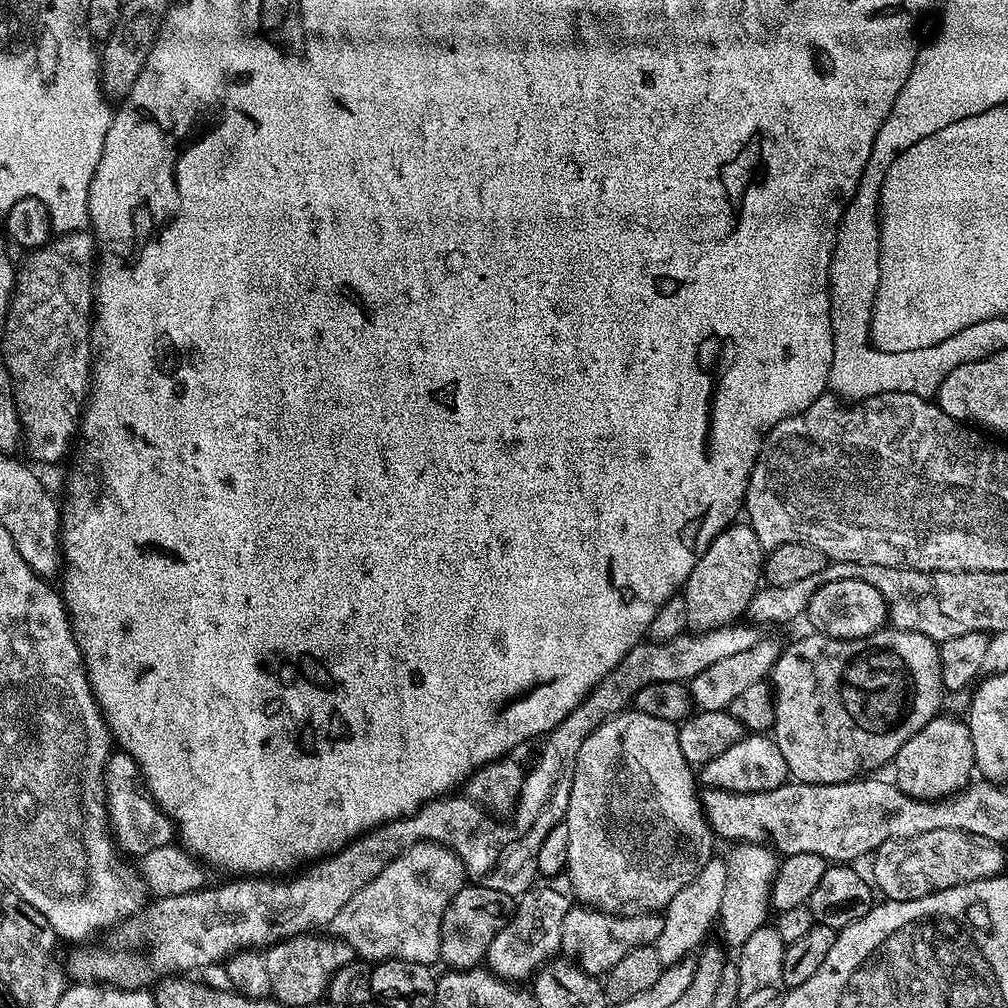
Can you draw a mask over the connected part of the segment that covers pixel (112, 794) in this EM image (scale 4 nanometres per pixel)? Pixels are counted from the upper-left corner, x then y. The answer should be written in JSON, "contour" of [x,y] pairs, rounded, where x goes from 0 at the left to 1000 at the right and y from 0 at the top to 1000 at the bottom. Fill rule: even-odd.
{"contour":[[[122,744],[112,745],[107,761],[103,763],[105,775],[105,801],[113,833],[120,842],[127,845],[142,846],[148,841],[159,841],[173,833],[173,818],[170,812],[158,802],[141,781],[139,761]]]}

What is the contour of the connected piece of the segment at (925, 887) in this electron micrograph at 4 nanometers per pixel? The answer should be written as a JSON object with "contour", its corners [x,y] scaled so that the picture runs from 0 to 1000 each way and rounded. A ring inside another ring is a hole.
{"contour":[[[923,823],[902,833],[884,833],[869,842],[867,851],[868,880],[878,885],[881,893],[910,893],[951,877],[961,877],[967,873],[977,873],[997,864],[997,842],[982,831],[954,823]]]}

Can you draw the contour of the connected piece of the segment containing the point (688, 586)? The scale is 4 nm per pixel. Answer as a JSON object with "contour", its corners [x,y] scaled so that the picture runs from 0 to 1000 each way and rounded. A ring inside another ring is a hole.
{"contour":[[[727,518],[723,524],[717,524],[692,554],[678,581],[683,623],[693,629],[731,618],[741,608],[742,599],[750,586],[756,582],[759,555],[759,545],[755,544],[745,520]]]}

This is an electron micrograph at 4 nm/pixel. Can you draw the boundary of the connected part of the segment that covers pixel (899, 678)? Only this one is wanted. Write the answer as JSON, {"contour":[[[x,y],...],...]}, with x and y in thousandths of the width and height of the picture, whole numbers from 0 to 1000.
{"contour":[[[882,622],[880,625],[874,625],[850,635],[832,635],[826,631],[814,631],[805,629],[798,631],[795,635],[790,635],[786,640],[779,642],[772,654],[770,660],[766,662],[764,668],[764,679],[768,684],[768,693],[770,695],[770,716],[768,719],[768,733],[770,739],[776,744],[776,752],[780,752],[780,760],[787,775],[795,778],[833,778],[836,774],[843,774],[852,771],[854,768],[861,768],[864,762],[869,762],[872,758],[888,755],[891,744],[919,716],[923,716],[931,708],[929,702],[935,698],[935,691],[938,689],[937,670],[933,664],[933,639],[919,629],[910,627],[897,627],[893,623]]]}

